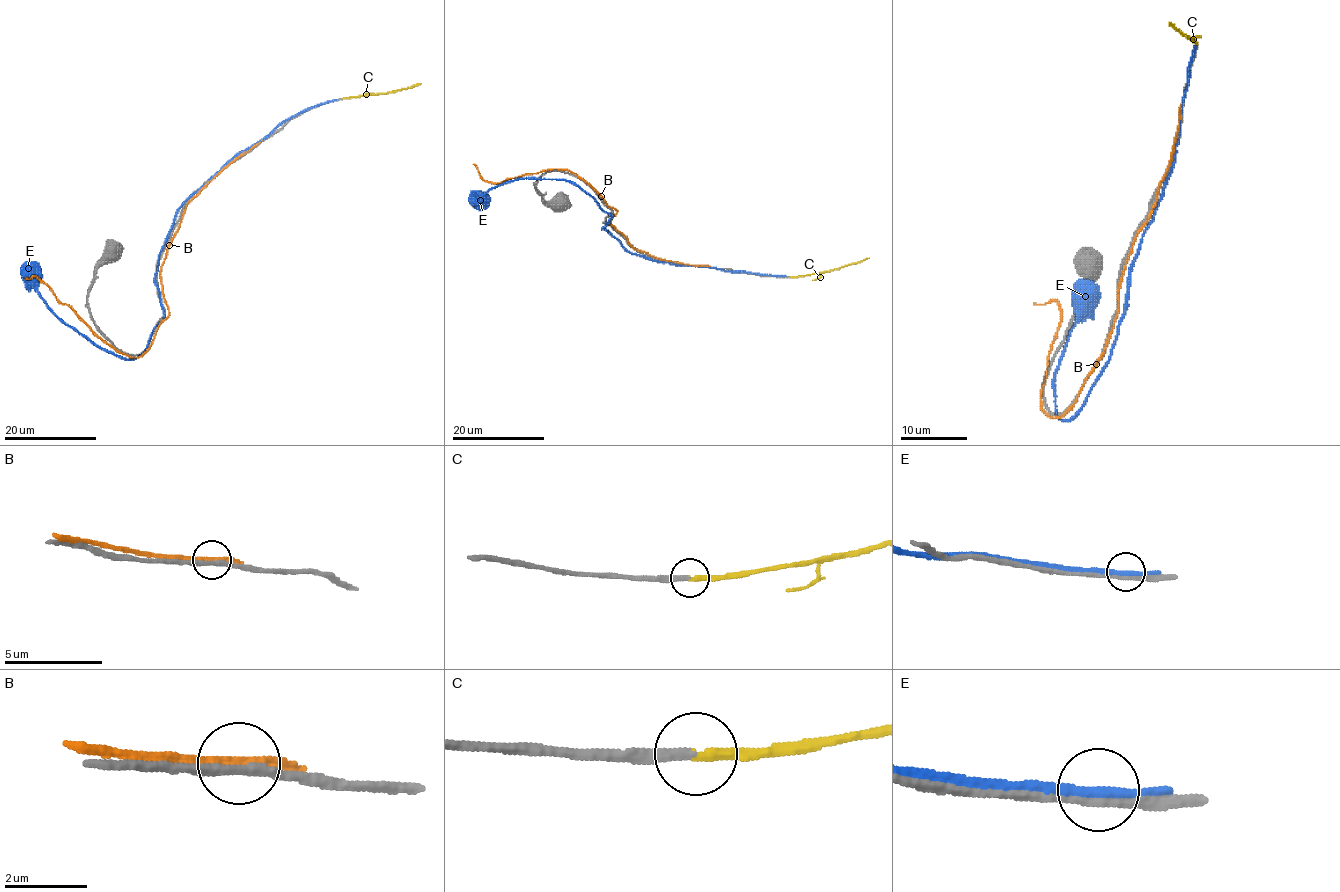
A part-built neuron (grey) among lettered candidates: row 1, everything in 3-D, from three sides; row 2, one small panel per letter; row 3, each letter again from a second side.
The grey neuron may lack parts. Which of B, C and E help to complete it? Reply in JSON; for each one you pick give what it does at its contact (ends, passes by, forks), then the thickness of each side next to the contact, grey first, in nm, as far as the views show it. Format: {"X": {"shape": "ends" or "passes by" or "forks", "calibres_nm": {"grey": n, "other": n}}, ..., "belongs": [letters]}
{"C": {"shape": "ends", "calibres_nm": {"grey": 220, "other": 240}}, "belongs": ["C"]}

